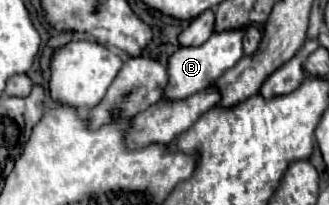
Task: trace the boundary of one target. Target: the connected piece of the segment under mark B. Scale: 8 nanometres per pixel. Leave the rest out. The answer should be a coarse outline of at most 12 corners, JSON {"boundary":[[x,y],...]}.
{"boundary":[[244,29],[214,31],[168,59],[164,95],[184,99],[242,59]]}

